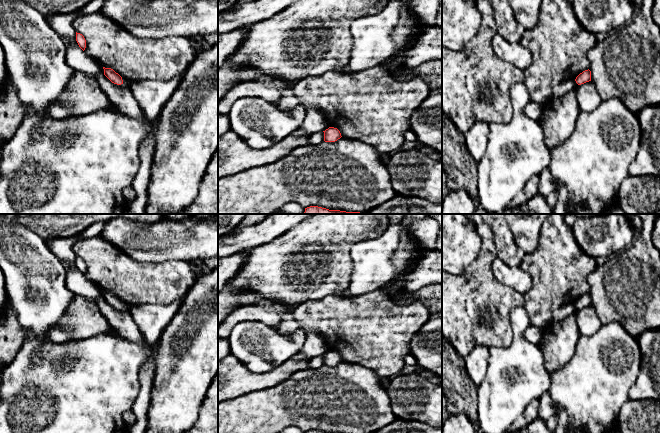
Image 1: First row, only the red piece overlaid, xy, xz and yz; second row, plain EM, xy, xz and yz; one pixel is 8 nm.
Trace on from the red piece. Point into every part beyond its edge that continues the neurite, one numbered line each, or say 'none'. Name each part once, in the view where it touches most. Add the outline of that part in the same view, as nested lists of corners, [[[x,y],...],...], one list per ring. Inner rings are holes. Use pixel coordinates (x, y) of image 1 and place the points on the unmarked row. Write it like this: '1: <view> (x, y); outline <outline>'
none

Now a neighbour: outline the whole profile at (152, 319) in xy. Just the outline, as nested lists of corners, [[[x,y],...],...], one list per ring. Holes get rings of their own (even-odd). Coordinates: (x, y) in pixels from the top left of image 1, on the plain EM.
[[[183,298],[169,305],[143,304],[127,307],[135,323],[151,347],[178,311]]]

